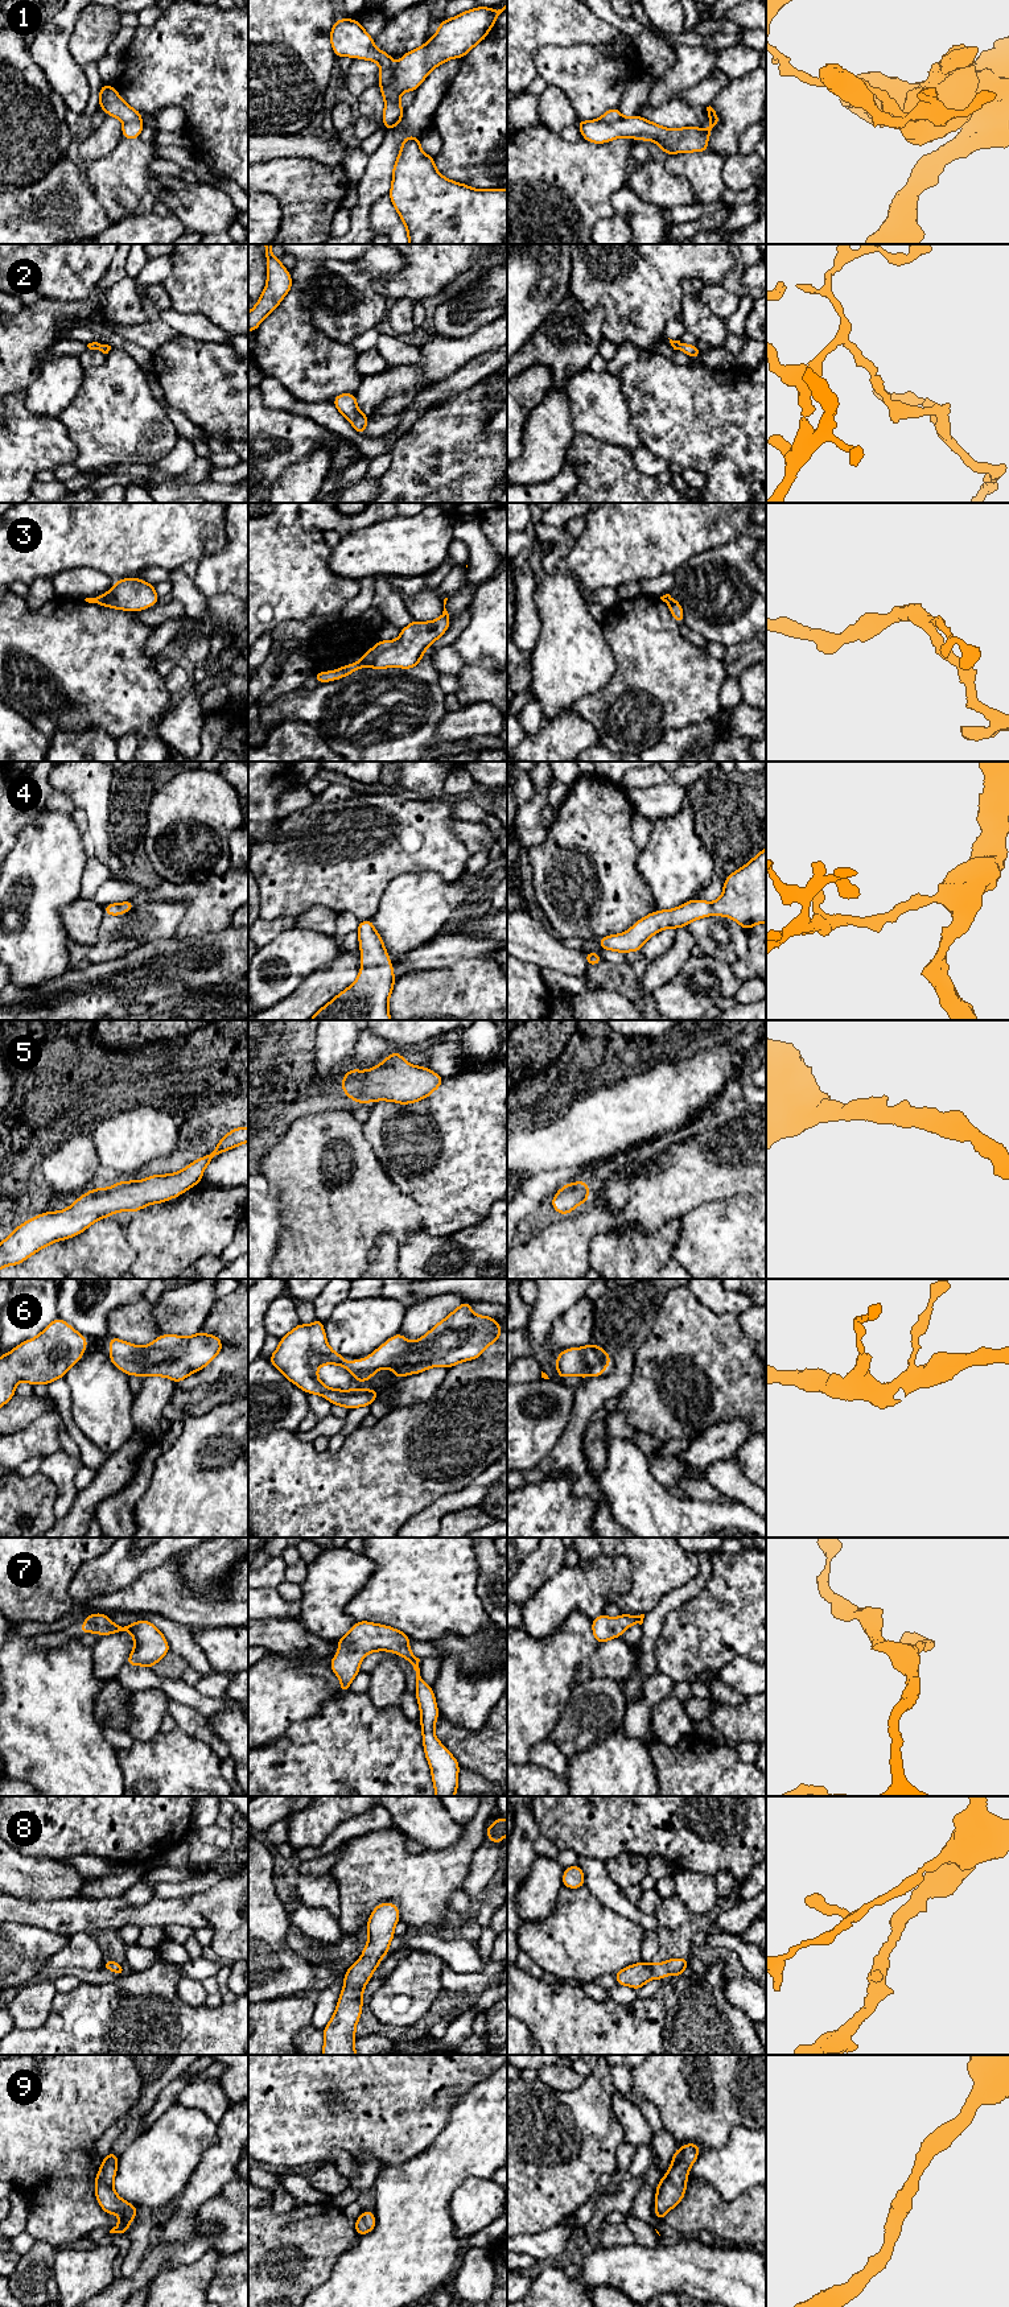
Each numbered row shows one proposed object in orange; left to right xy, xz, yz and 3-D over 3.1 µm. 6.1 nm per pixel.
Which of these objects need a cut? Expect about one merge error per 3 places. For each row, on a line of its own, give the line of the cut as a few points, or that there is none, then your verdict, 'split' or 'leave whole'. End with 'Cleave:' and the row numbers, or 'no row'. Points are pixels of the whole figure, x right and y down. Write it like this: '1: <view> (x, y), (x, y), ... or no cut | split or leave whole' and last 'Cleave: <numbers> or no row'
1: xz (395, 65), (392, 79), (381, 87) | split
2: no cut | leave whole
3: no cut | leave whole
4: no cut | leave whole
5: no cut | leave whole
6: no cut | leave whole
7: no cut | leave whole
8: no cut | leave whole
9: no cut | leave whole
Cleave: 1

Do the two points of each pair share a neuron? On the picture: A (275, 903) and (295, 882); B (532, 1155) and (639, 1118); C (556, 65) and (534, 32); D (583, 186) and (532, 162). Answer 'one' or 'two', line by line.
A: one
B: one
C: two
D: one

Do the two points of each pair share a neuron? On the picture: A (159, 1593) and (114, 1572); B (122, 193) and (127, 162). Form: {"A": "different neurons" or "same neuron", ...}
{"A": "different neurons", "B": "different neurons"}

